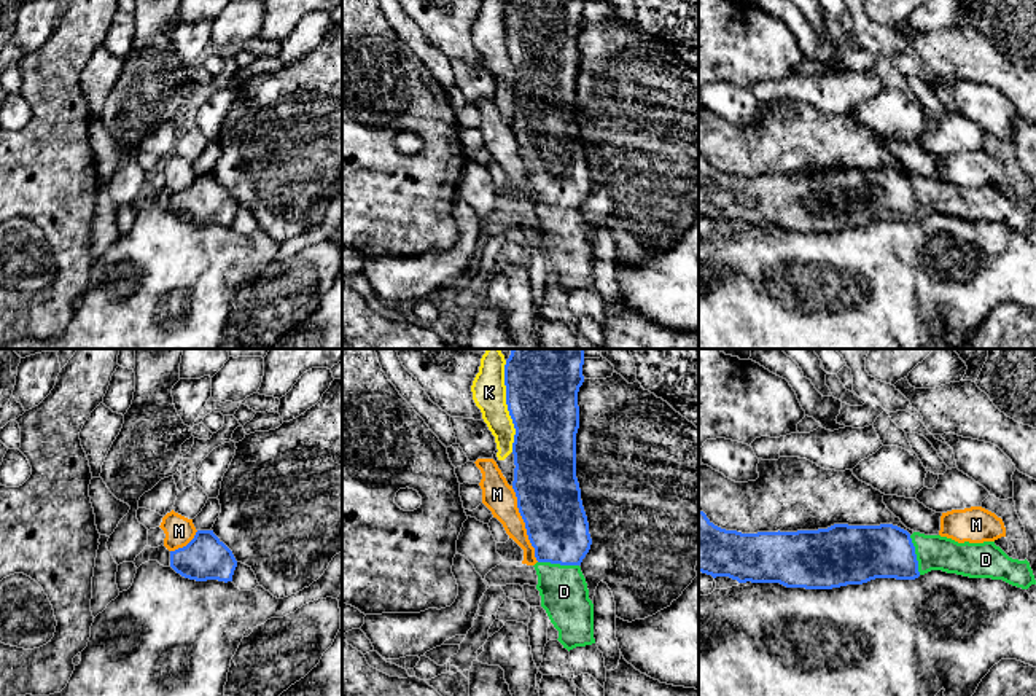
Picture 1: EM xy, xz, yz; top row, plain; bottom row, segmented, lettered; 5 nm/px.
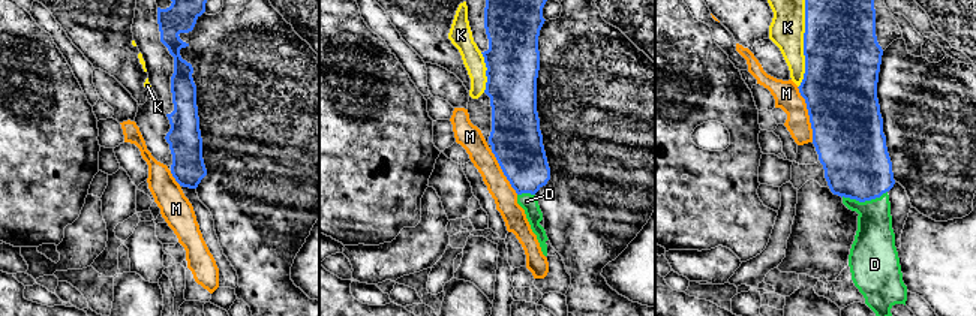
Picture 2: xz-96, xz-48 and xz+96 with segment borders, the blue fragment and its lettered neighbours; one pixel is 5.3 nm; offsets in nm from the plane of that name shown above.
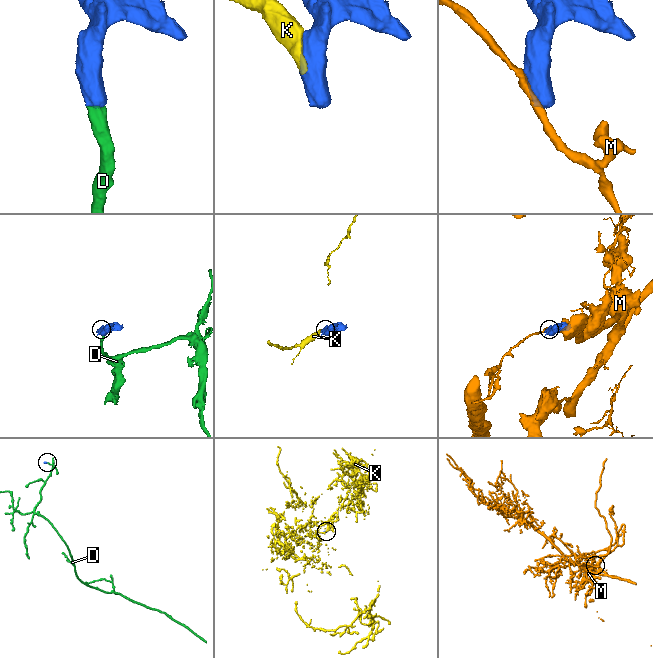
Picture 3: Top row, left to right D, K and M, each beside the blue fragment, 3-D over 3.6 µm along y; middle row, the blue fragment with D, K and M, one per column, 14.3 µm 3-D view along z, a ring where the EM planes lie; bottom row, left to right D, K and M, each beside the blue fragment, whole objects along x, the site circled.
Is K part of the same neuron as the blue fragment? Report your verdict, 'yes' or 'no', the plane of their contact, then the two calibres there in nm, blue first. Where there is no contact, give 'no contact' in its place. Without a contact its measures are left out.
no | xz | 380/180 nm

